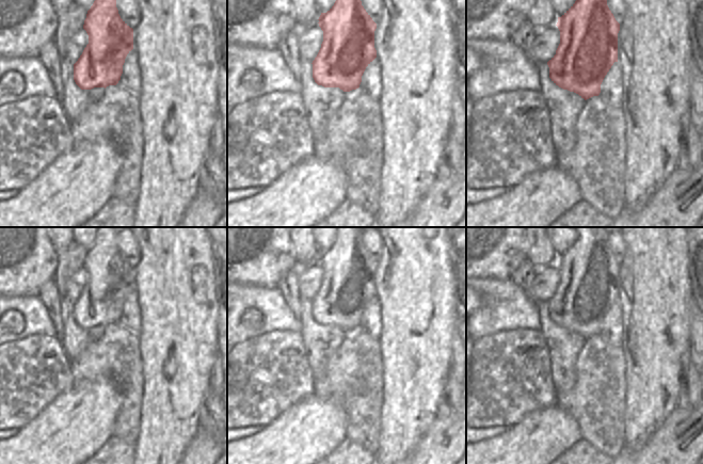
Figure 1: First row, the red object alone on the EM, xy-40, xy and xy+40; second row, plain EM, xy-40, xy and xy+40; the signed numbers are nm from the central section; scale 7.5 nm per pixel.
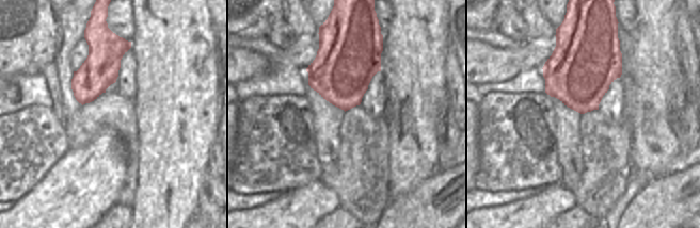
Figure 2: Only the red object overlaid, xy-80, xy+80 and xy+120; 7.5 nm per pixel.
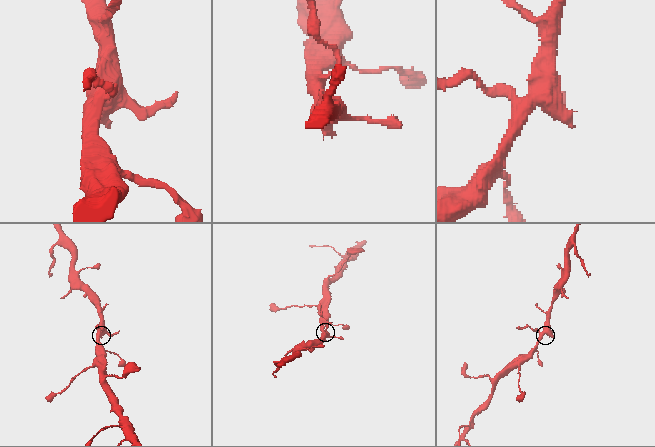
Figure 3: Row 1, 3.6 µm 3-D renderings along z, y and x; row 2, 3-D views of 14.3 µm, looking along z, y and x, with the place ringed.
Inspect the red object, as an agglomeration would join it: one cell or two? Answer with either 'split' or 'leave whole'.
leave whole

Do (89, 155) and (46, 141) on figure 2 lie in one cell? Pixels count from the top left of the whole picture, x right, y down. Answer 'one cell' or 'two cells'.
two cells

